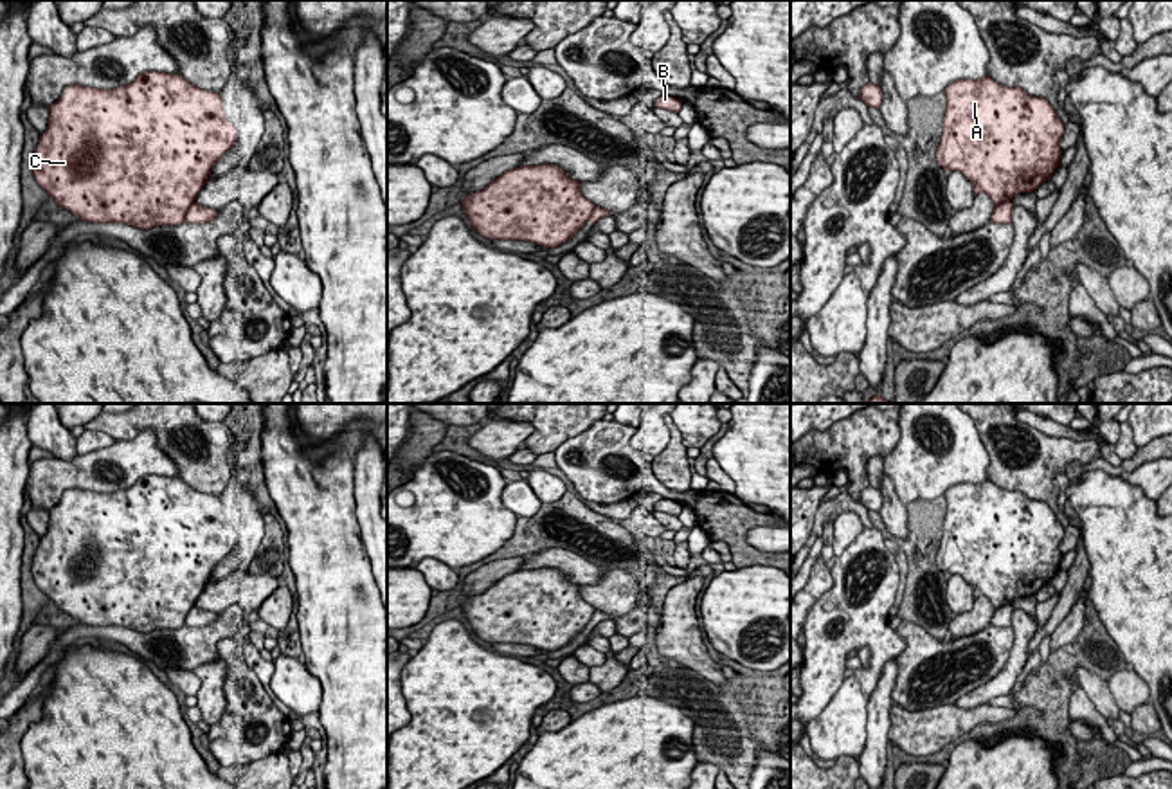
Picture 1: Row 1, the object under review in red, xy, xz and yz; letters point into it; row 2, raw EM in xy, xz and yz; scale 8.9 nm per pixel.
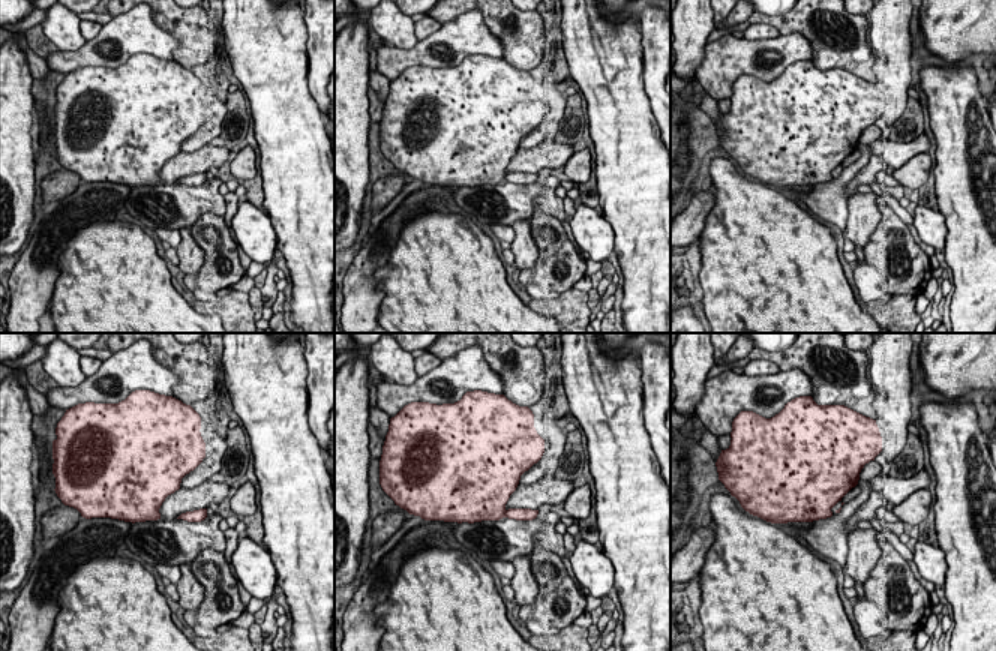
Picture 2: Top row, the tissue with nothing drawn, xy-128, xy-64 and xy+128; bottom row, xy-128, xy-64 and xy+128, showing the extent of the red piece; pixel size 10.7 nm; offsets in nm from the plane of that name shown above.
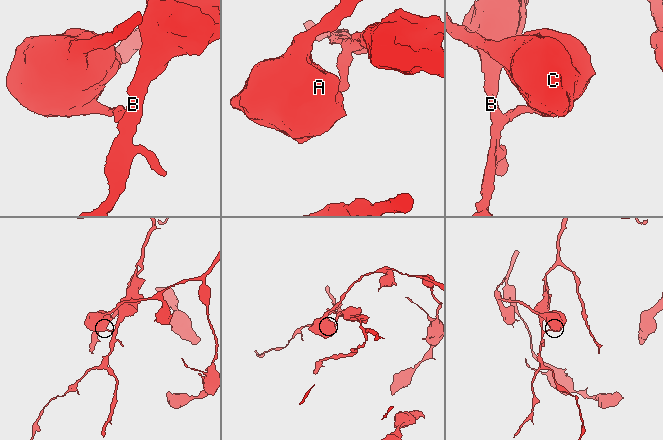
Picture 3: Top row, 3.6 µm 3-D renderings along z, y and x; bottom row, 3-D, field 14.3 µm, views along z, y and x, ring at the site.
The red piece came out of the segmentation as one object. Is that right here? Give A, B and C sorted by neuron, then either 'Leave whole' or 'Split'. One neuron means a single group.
Groups: A C / B. Split

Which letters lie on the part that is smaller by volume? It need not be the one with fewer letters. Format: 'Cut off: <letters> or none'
Cut off: B

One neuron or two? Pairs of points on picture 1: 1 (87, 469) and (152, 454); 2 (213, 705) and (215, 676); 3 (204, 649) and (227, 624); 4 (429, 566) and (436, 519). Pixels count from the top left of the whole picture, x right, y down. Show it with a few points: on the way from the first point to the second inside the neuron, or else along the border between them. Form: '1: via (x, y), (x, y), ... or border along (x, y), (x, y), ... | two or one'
1: via (103, 460), (135, 458) | one
2: via (213, 698), (213, 683) | one
3: via (207, 643), (222, 629) | one
4: border along (414, 566), (423, 559), (438, 559), (456, 571) | two

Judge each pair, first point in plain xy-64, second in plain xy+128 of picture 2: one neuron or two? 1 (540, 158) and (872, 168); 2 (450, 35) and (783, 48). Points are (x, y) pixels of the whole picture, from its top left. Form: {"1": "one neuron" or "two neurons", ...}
{"1": "two neurons", "2": "one neuron"}

